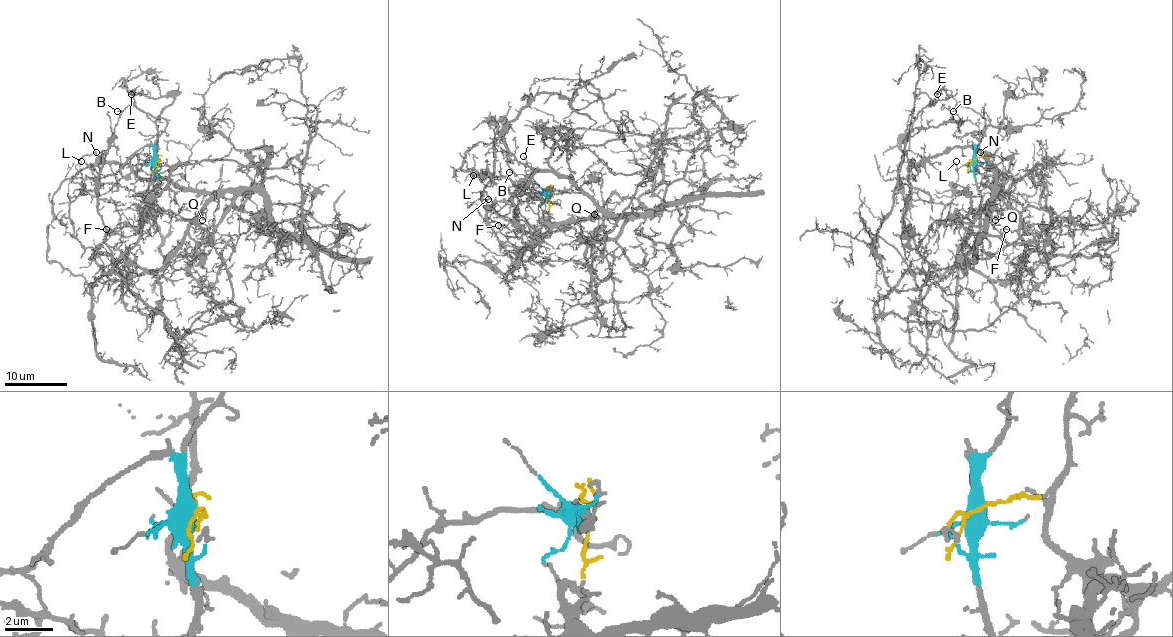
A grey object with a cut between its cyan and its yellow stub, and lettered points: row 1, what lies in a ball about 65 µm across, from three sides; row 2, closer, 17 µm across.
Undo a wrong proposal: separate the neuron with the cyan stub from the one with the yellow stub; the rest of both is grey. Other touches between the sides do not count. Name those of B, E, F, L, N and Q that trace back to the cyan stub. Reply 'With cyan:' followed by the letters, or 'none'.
With cyan: B, E

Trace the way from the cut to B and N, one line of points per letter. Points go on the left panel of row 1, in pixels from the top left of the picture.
B: (157, 160), (155, 146), (166, 126), (163, 118), (147, 115), (132, 104), (116, 111)
N: (158, 159), (152, 166), (157, 177), (143, 193), (135, 193), (78, 177), (74, 166), (96, 153)

